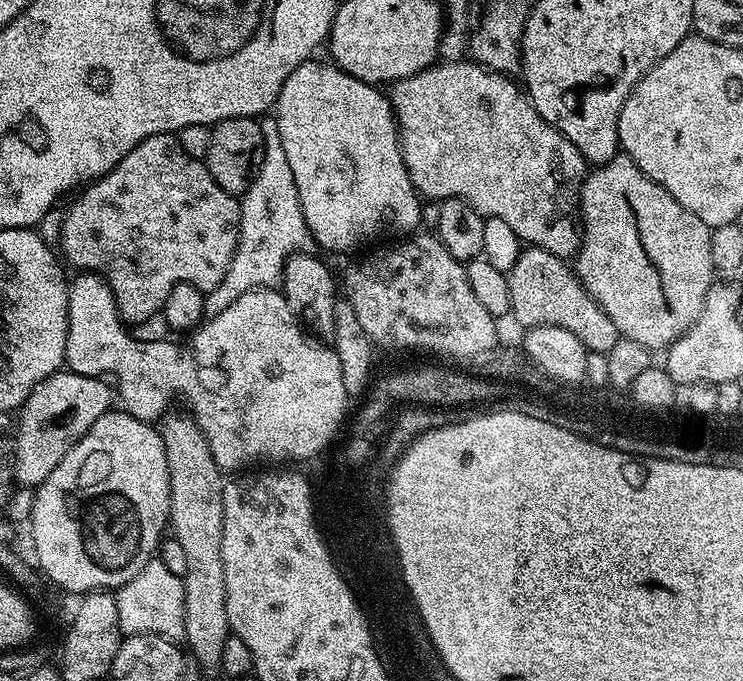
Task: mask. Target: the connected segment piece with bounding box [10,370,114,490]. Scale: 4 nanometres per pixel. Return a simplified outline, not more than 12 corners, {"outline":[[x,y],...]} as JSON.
{"outline":[[67,370],[24,399],[10,456],[32,490],[113,407],[107,379]]}

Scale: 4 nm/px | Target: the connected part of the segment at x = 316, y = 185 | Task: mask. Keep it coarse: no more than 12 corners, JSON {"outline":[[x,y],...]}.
{"outline":[[307,60],[274,105],[319,247],[412,234],[392,102]]}

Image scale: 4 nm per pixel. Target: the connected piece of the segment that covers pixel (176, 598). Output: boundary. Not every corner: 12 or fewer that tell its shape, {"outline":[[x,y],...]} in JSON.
{"outline":[[159,558],[115,589],[125,637],[184,640],[184,582]]}

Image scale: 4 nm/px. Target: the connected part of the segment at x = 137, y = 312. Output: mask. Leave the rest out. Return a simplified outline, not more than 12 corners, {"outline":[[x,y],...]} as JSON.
{"outline":[[173,133],[63,213],[125,325],[226,278],[239,199]]}

